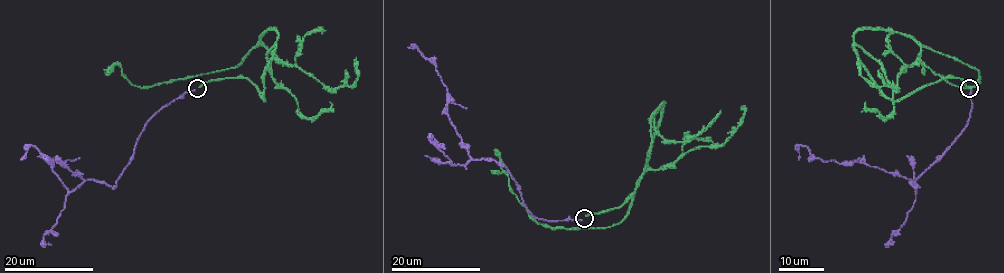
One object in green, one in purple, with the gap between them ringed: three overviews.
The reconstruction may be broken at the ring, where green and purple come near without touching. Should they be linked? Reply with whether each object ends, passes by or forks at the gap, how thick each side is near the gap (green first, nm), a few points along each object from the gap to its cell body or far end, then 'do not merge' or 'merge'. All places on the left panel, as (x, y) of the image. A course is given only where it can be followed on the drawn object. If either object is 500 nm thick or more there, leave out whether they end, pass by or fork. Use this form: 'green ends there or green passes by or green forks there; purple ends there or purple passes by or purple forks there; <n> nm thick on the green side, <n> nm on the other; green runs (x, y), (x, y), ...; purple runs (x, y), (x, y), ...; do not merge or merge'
green ends there; purple ends there; 240 nm thick on the green side, 150 nm on the other; green runs (198, 87), (246, 78), (264, 100), (278, 34), (267, 30), (224, 70), (141, 88), (116, 64), (108, 72); purple runs (195, 89), (149, 121), (115, 185), (82, 178), (36, 146), (29, 146), (20, 160); do not merge

